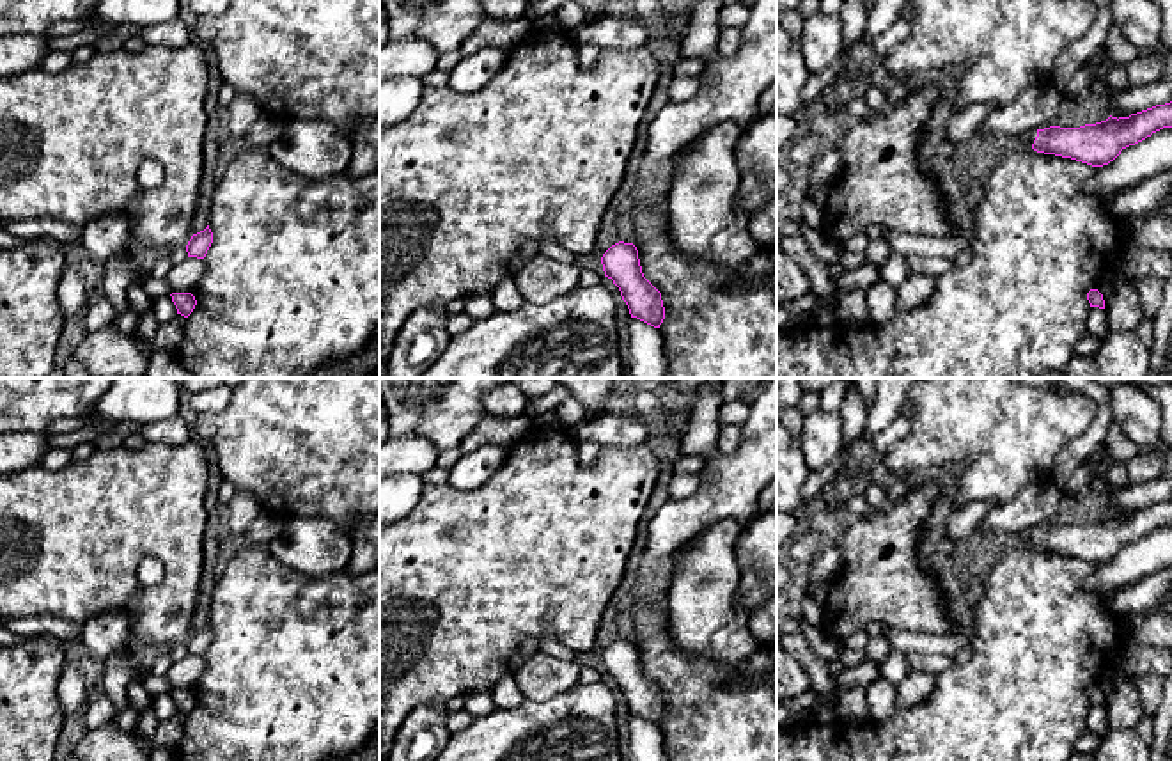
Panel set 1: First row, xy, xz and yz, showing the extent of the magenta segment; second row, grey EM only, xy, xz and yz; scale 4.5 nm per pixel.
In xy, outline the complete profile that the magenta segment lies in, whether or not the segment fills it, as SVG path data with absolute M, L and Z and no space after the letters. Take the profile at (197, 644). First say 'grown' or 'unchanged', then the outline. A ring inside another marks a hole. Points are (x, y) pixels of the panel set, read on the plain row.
unchanged; M207 623L204 628L193 632L191 637L188 639L186 642L188 655L204 656L211 640L213 640L213 630Z

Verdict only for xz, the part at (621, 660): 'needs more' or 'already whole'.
already whole

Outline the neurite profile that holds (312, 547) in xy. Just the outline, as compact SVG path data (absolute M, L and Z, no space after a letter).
M289 516L268 546L285 568L309 578L324 578L344 571L351 555L351 539L330 520Z

